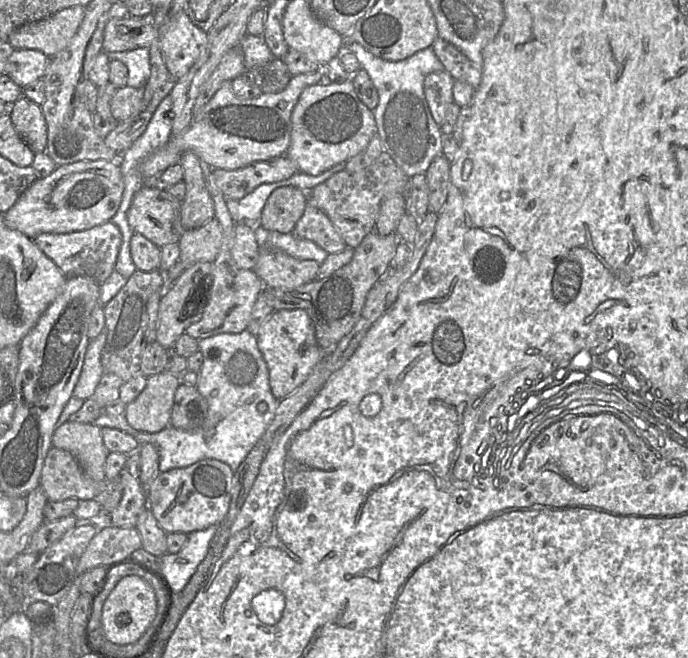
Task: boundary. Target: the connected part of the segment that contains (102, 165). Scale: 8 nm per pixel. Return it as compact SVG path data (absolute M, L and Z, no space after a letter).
M118 156L117 163L106 160L83 160L57 166L50 175L31 184L17 202L3 214L5 224L34 239L42 233L63 234L83 231L111 221L120 206L124 191L120 164L121 156Z

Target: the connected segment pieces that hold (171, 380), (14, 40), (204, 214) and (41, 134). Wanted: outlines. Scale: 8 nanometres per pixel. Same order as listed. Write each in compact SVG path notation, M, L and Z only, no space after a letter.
M167 371L148 377L140 395L127 404L125 418L142 432L156 433L170 426L171 411L180 377Z
M72 6L42 20L16 28L8 37L14 49L38 50L53 57L64 50L76 34L86 7Z
M192 151L183 153L179 163L183 168L186 194L181 201L181 224L194 229L215 217L214 203L206 184L206 168Z
M20 97L9 107L13 126L34 153L45 152L47 148L47 124L41 106Z

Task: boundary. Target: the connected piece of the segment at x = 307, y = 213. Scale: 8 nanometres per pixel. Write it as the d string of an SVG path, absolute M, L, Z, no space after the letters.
M310 201L292 232L296 237L314 242L331 253L344 250L347 245L328 216Z

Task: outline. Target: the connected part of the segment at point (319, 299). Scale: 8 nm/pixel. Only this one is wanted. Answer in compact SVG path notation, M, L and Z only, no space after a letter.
M373 231L354 249L351 261L329 276L293 289L264 286L267 302L274 311L305 310L313 323L317 344L324 357L358 322L369 290L388 269L399 242L397 233L381 236Z

